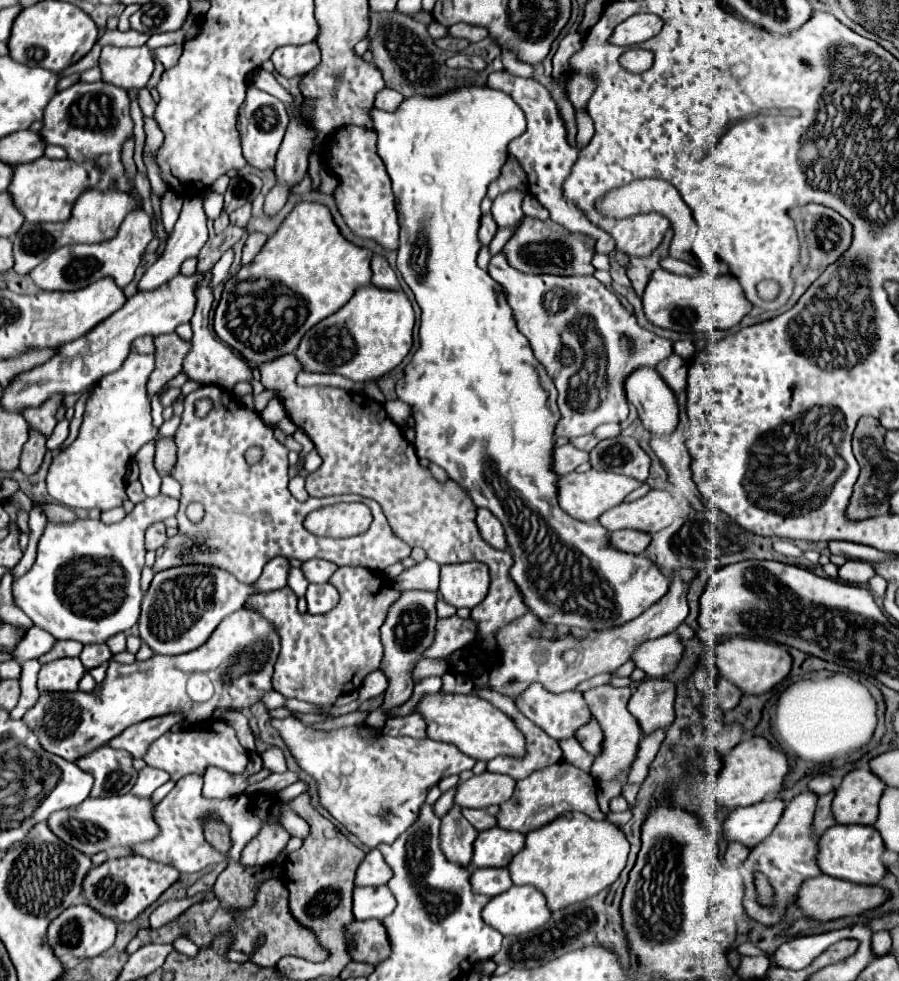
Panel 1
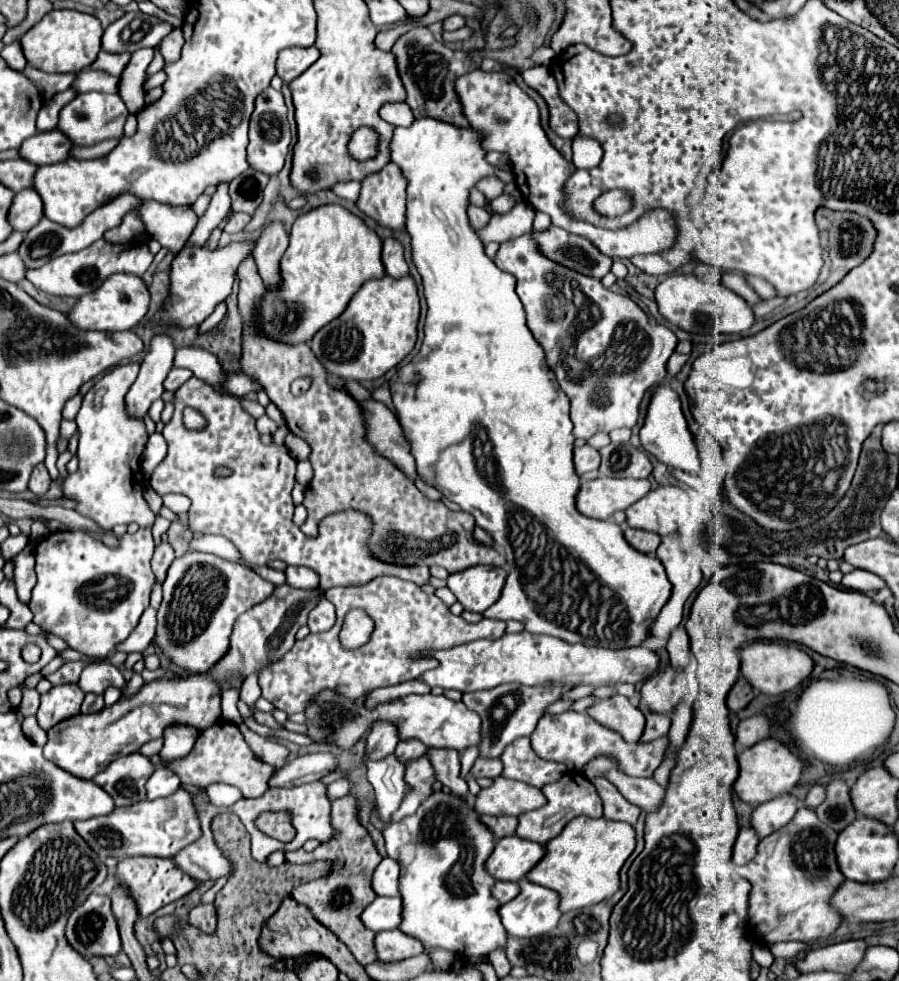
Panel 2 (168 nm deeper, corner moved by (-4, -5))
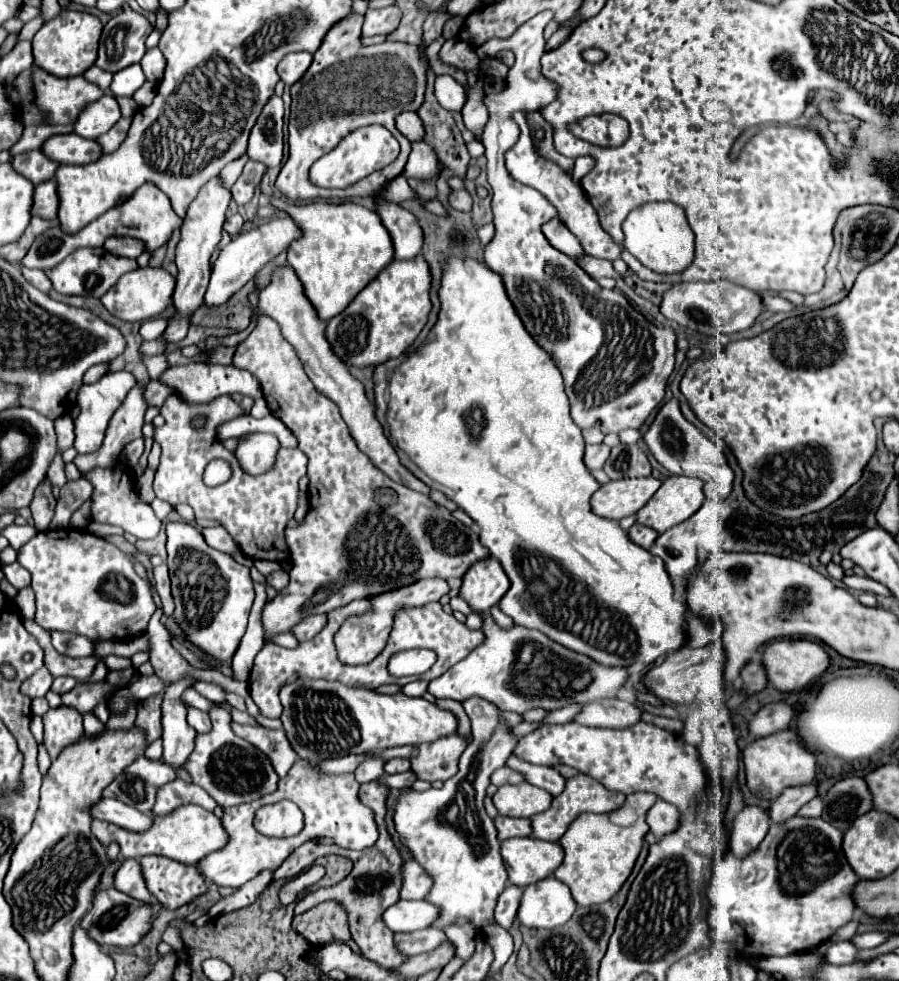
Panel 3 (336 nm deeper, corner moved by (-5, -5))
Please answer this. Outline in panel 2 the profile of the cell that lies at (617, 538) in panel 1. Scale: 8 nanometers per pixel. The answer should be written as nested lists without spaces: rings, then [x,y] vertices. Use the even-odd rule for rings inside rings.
[[[625,529],[623,535],[629,545],[633,545],[637,551],[641,551],[645,555],[655,555],[655,551],[661,543],[661,537],[657,533],[649,533],[649,531],[641,531],[641,529]]]

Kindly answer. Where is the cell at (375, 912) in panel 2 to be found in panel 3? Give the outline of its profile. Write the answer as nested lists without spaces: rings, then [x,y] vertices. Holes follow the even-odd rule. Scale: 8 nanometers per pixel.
[[[398,901],[384,913],[384,923],[392,931],[418,931],[418,929],[428,929],[432,921],[440,917],[440,909],[428,901]]]

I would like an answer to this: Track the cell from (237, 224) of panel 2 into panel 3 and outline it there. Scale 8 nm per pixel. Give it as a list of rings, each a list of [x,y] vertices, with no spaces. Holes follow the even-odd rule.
[[[236,213],[236,215],[232,215],[232,217],[228,217],[226,219],[226,223],[224,223],[224,229],[234,237],[234,235],[238,235],[240,231],[242,231],[242,227],[244,227],[244,219]]]

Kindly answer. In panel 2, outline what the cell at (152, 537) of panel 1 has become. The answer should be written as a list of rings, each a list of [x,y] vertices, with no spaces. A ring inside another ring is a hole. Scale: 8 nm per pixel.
[[[161,541],[157,547],[155,547],[155,553],[153,553],[153,559],[151,559],[151,569],[157,577],[157,581],[163,581],[165,579],[165,573],[171,565],[171,561],[175,559],[175,553],[173,553],[173,547],[167,543],[167,541]]]

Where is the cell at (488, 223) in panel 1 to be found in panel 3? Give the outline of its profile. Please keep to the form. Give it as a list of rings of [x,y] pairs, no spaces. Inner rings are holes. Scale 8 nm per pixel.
[[[460,189],[460,191],[452,191],[448,195],[448,203],[456,211],[468,211],[472,207],[472,197],[470,197],[470,193],[466,189]]]

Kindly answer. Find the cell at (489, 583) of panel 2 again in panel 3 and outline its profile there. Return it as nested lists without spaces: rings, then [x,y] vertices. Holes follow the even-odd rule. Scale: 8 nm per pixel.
[[[494,557],[476,561],[462,581],[464,583],[460,597],[466,599],[472,609],[478,609],[482,613],[490,611],[490,607],[496,605],[510,587],[502,565]]]

